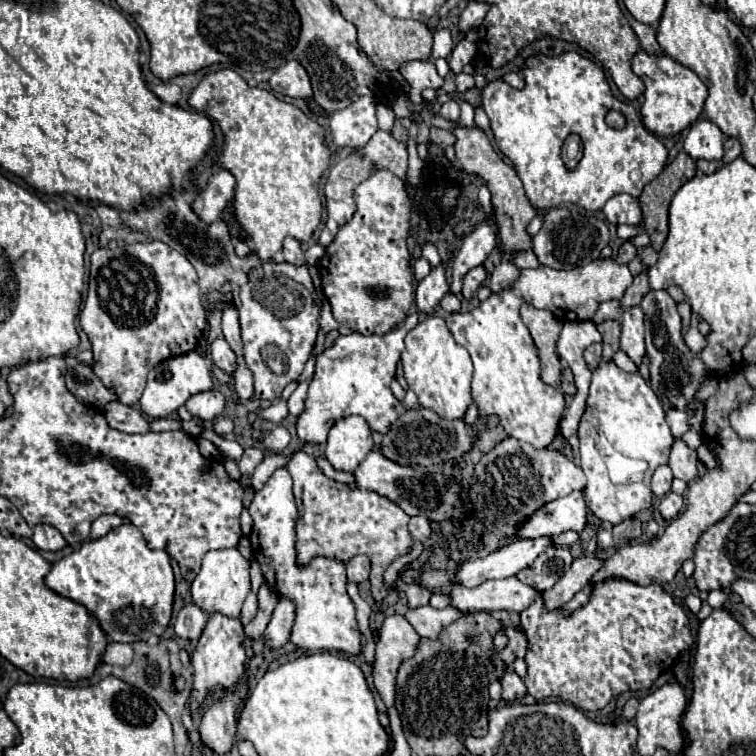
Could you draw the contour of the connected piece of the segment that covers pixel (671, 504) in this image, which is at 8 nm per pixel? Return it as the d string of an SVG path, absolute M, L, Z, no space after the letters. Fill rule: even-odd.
M667 493L659 505L659 511L669 521L681 513L681 507L683 507L683 497L677 493Z

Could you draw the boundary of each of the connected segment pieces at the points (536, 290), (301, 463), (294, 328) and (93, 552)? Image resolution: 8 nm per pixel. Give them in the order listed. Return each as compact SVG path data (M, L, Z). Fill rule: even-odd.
M615 257L597 259L569 271L539 265L535 269L521 269L519 279L509 289L491 293L479 307L465 313L451 313L447 327L455 341L469 351L473 361L471 393L479 405L479 415L499 415L507 435L527 441L537 449L551 445L565 411L565 397L561 389L549 387L539 379L537 349L519 317L519 307L523 303L531 303L537 309L567 307L567 317L579 317L581 321L593 319L599 303L621 299L631 281L633 275L627 265L617 263Z
M295 451L287 463L293 477L293 495L299 511L297 519L297 561L309 563L311 557L325 555L347 561L349 557L363 553L371 559L371 591L377 603L387 595L383 587L383 571L387 565L409 551L411 537L407 531L409 515L399 509L393 501L371 493L351 489L345 483L337 483L321 473L313 457L305 451Z
M267 261L247 275L249 281L239 291L243 355L253 373L255 397L261 401L275 401L289 383L297 381L311 357L319 331L319 295L307 265L295 267L289 263Z
M131 523L111 529L103 539L83 543L71 555L53 563L45 585L89 609L109 641L137 643L147 641L151 635L159 637L171 619L175 579L169 555L151 551L143 533Z

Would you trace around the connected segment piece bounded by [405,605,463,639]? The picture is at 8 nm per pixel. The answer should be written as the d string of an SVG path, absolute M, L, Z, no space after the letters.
M417 607L409 609L405 613L405 619L413 625L413 629L427 639L437 639L441 629L453 621L457 621L463 613L457 611L455 607L445 607L445 609L433 609L433 607Z

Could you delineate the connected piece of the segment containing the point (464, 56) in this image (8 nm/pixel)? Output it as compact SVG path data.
M463 39L463 41L453 49L453 53L451 53L451 57L449 57L449 67L451 67L451 71L453 71L453 73L461 73L463 67L467 67L467 65L475 59L475 55L477 55L475 43Z

